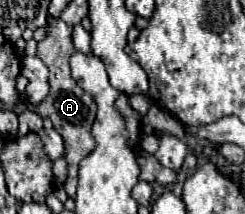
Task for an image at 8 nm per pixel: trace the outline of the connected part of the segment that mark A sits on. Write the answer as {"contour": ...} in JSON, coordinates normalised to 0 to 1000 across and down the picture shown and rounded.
{"contour":[[[196,75],[196,112],[188,112],[188,168],[155,196],[155,271],[196,308],[204,327],[204,439],[180,477],[163,477],[139,514],[171,542],[171,551],[204,551],[220,598],[253,626],[261,673],[269,673],[269,757],[278,757],[278,841],[261,860],[278,925],[310,925],[310,850],[318,850],[318,766],[335,738],[351,738],[392,664],[367,636],[367,598],[392,542],[392,486],[367,458],[367,439],[351,439],[294,364],[286,346],[286,262],[310,243],[302,206],[294,206],[294,121],[278,121],[269,103],[253,103],[245,84],[212,84]]]}

